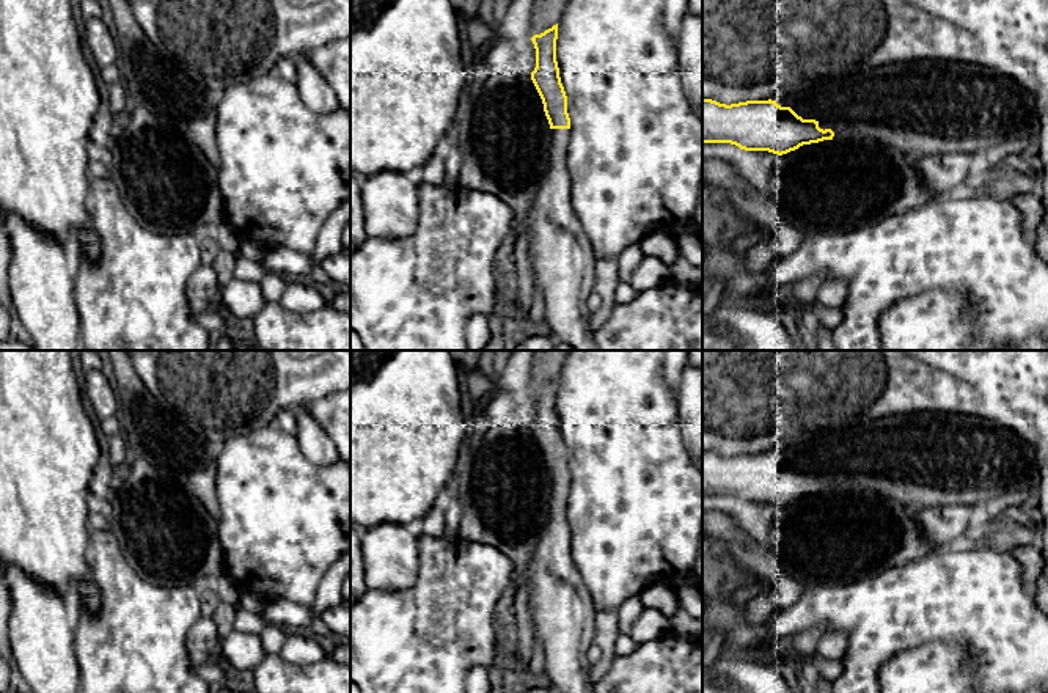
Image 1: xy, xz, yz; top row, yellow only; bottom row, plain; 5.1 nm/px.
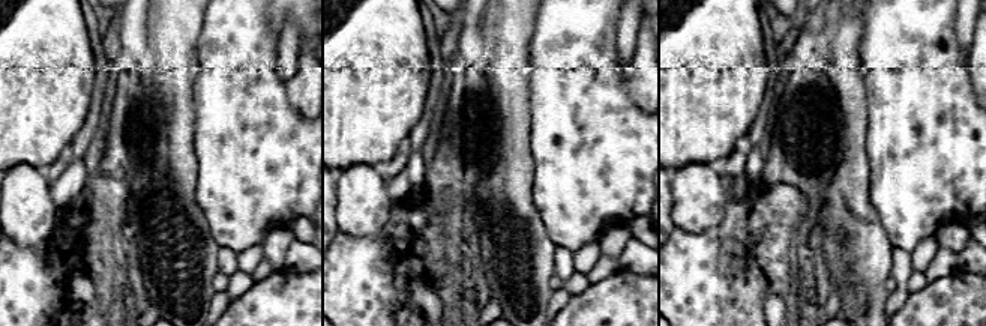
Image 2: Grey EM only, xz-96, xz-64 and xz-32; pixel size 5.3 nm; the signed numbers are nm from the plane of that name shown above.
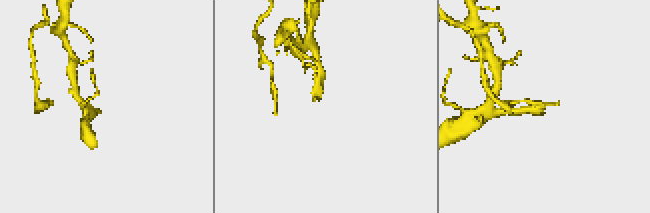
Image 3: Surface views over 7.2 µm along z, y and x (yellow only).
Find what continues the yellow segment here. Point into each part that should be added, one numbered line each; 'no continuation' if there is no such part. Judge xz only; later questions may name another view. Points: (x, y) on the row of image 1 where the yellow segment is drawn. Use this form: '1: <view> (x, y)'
1: xz (563, 263)

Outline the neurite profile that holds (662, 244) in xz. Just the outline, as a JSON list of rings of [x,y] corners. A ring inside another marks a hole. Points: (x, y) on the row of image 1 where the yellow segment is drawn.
[[[658,229],[639,242],[643,256],[657,258],[666,266],[674,264],[679,256],[676,236],[671,231]]]

